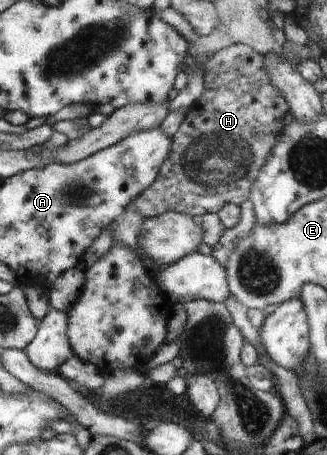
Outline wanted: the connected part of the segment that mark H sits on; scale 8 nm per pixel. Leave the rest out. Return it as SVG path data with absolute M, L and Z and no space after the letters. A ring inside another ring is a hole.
M238 43L211 55L204 62L201 98L188 110L176 134L170 138L169 156L161 165L157 178L136 196L129 208L148 219L167 211L200 218L205 213L218 213L227 203L240 206L249 198L251 185L278 143L278 134L285 126L283 117L289 110L282 92L271 82L264 65L264 55L257 53L253 47Z

